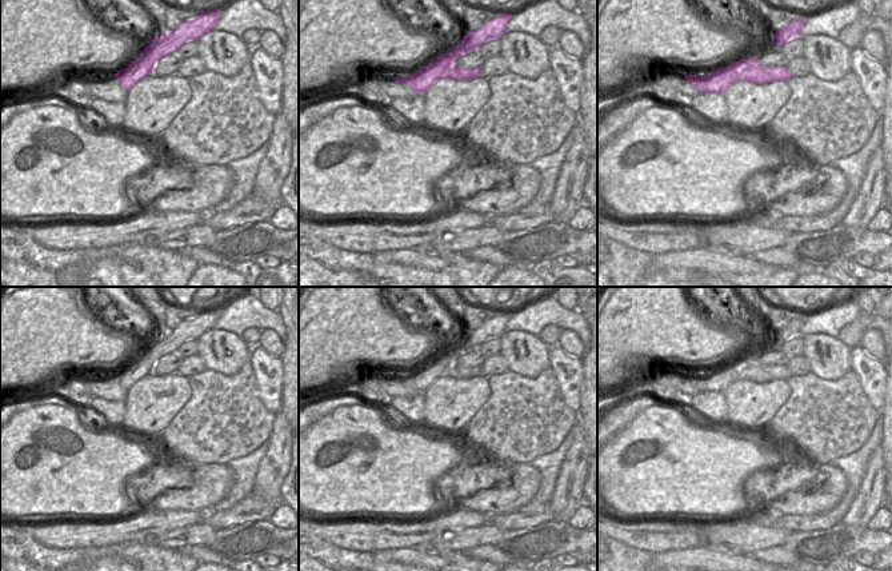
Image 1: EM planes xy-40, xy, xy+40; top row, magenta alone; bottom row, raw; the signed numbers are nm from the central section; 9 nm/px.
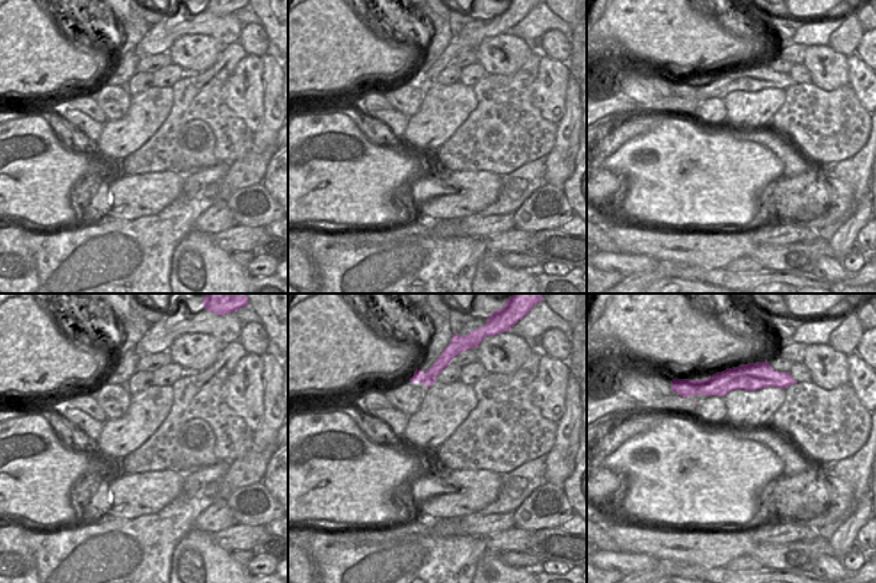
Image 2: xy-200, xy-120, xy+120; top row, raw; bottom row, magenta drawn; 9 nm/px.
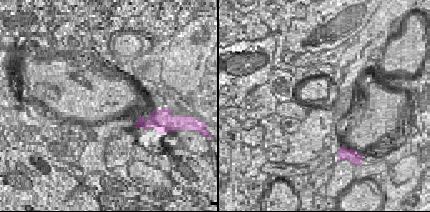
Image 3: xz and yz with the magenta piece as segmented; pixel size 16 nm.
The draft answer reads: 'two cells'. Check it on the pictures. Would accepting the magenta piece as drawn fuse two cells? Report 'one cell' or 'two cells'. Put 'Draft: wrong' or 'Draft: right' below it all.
two cells
Draft: right

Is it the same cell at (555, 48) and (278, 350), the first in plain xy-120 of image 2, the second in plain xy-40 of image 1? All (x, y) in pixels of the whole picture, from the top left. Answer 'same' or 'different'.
same

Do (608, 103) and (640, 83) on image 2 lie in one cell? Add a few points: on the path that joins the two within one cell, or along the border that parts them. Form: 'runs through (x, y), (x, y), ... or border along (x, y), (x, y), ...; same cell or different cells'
border along (635, 99), (640, 102); different cells

